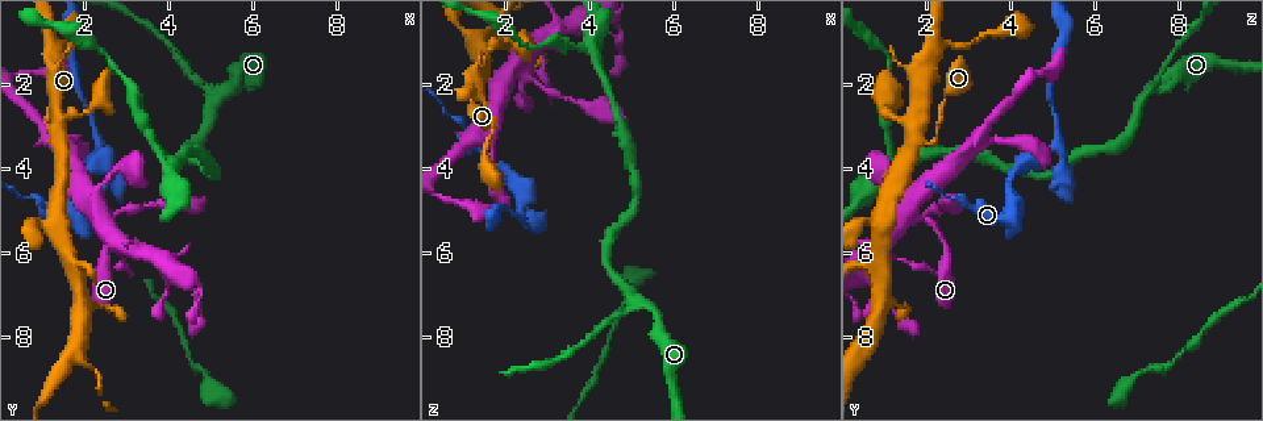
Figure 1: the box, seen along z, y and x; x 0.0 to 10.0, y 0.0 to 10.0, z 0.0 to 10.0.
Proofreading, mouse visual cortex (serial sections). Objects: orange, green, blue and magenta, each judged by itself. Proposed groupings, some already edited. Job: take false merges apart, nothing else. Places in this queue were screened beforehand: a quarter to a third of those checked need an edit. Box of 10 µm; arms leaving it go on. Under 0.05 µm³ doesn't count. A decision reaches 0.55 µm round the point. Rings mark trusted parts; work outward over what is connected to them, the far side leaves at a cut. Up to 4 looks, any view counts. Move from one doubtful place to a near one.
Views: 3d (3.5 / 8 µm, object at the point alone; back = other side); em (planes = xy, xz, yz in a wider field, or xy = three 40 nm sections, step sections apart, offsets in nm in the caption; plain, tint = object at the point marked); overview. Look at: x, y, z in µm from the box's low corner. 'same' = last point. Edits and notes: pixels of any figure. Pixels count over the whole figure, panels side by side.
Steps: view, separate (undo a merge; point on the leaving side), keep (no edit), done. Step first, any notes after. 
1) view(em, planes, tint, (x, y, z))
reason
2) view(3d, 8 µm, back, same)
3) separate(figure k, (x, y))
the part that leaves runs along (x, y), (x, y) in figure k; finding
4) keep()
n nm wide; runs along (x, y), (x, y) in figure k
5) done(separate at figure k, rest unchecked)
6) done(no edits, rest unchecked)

view(3d, 3.5 µm, back, (2.40, 5.10, 1.60))
looks like a crossing

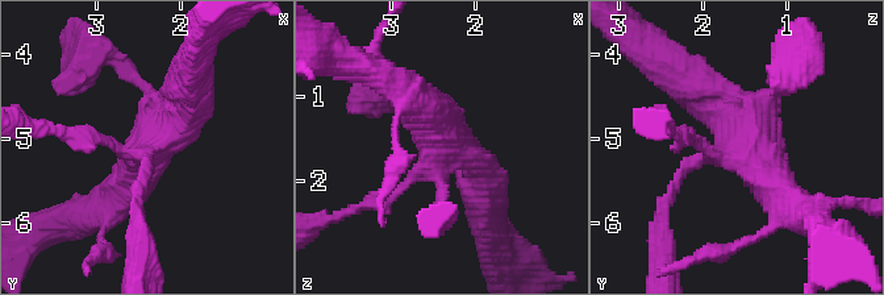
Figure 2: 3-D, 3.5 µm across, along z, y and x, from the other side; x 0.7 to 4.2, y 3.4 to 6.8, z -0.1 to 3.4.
view(em, planes, tint, (2.35, 5.20, 1.70))

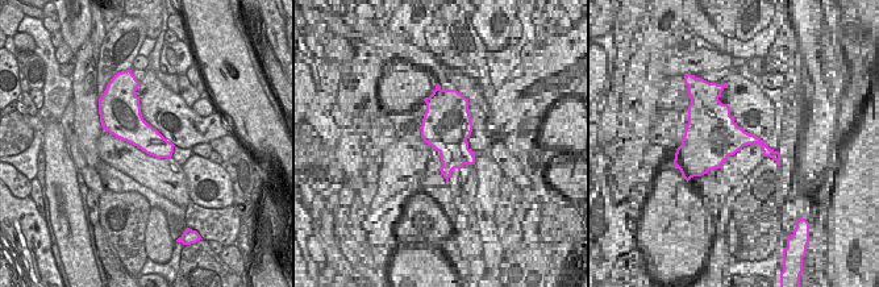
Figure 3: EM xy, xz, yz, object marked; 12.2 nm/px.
keep()
runs along (137, 196), (190, 87) in figure 2; continuous, no second cell

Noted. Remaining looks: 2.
view(em, xy, step 3, tint, (5.25, 2.40, 7.15))
narrows sharply

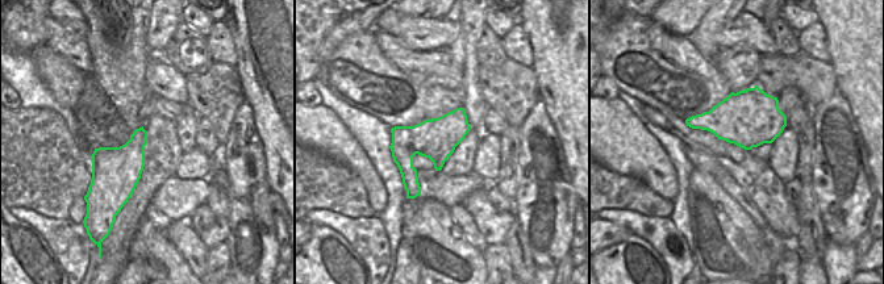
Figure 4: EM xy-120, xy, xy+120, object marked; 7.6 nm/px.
view(3d, 3.5 µm, same)
wider look

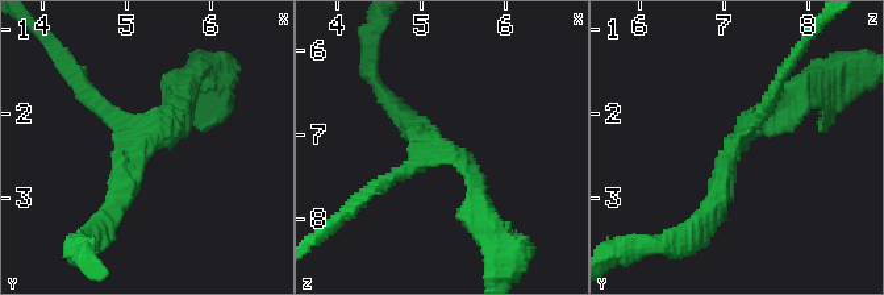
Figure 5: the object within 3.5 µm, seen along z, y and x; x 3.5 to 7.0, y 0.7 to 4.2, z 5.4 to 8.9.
keep()
runs along (792, 92), (742, 129), (712, 214) in figure 5; one cell here

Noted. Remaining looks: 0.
done(no edits, rest unchecked)

